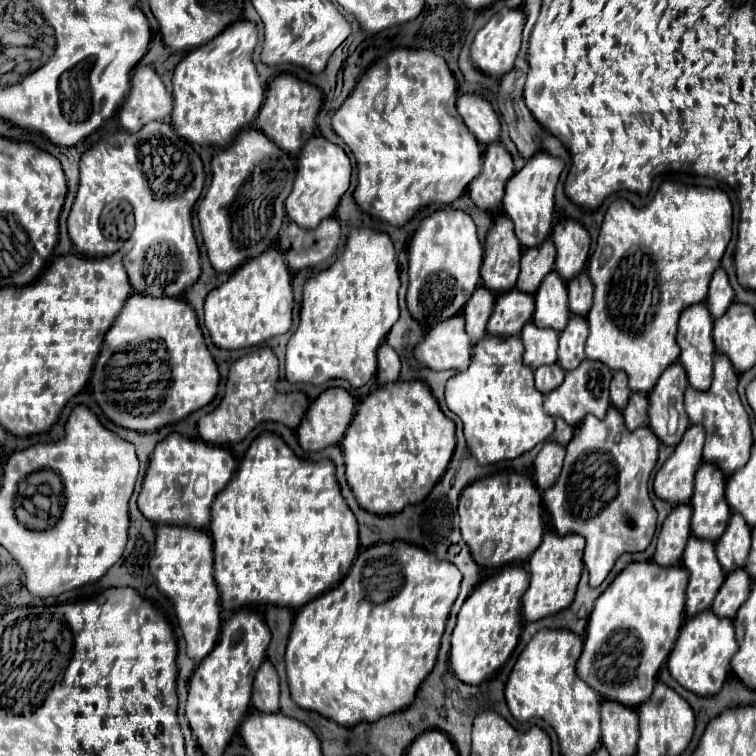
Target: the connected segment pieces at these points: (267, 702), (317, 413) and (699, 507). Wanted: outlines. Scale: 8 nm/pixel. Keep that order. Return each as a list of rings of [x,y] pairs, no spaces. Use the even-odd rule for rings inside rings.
[[[264,660],[262,668],[256,672],[256,678],[254,678],[252,706],[258,712],[278,712],[278,698],[280,698],[278,674],[274,666],[268,660]]]
[[[328,388],[308,408],[296,434],[304,452],[318,452],[340,444],[352,416],[354,398],[344,388]]]
[[[702,464],[696,472],[692,496],[692,534],[700,540],[716,542],[726,530],[730,506],[724,496],[726,476],[714,464]]]

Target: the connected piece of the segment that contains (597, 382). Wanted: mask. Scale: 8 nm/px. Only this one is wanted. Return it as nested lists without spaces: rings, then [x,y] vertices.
[[[584,360],[576,370],[566,372],[562,386],[558,386],[554,392],[544,396],[546,414],[554,418],[562,418],[572,428],[582,424],[586,414],[594,414],[596,418],[602,420],[606,416],[606,410],[610,408],[610,398],[608,398],[610,380],[612,380],[612,372],[606,364],[600,364],[596,360]]]

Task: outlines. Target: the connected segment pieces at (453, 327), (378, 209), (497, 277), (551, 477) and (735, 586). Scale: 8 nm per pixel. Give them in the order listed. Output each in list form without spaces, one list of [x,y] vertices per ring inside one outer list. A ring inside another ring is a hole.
[[[454,316],[434,326],[414,350],[418,362],[430,370],[466,370],[470,352],[472,342],[464,330],[462,316]]]
[[[396,48],[380,58],[362,74],[346,104],[332,116],[334,132],[352,150],[358,162],[358,186],[354,190],[356,206],[374,218],[392,226],[404,226],[414,218],[414,212],[428,204],[452,204],[460,198],[470,180],[482,170],[482,146],[456,110],[456,80],[446,66],[446,60],[430,50]]]
[[[498,214],[484,244],[484,260],[480,268],[482,286],[494,294],[512,290],[518,278],[520,256],[522,244],[514,236],[512,220],[504,214]]]
[[[556,442],[544,444],[544,448],[540,450],[540,454],[536,456],[536,462],[534,462],[536,482],[538,482],[540,490],[548,490],[550,486],[554,486],[554,482],[558,480],[560,470],[562,470],[564,456],[566,456],[564,446],[560,446]]]
[[[744,568],[726,574],[726,580],[712,602],[712,612],[718,618],[734,620],[738,608],[744,604],[748,592],[750,592],[750,584],[752,584],[750,576]]]

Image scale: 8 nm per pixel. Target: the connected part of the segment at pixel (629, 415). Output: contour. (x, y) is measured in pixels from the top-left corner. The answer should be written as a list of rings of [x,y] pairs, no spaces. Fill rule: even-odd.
[[[634,392],[630,396],[630,400],[628,400],[628,406],[622,410],[622,416],[626,420],[626,428],[628,430],[636,430],[640,426],[646,426],[648,424],[646,410],[648,410],[648,398],[646,398],[646,394]]]

